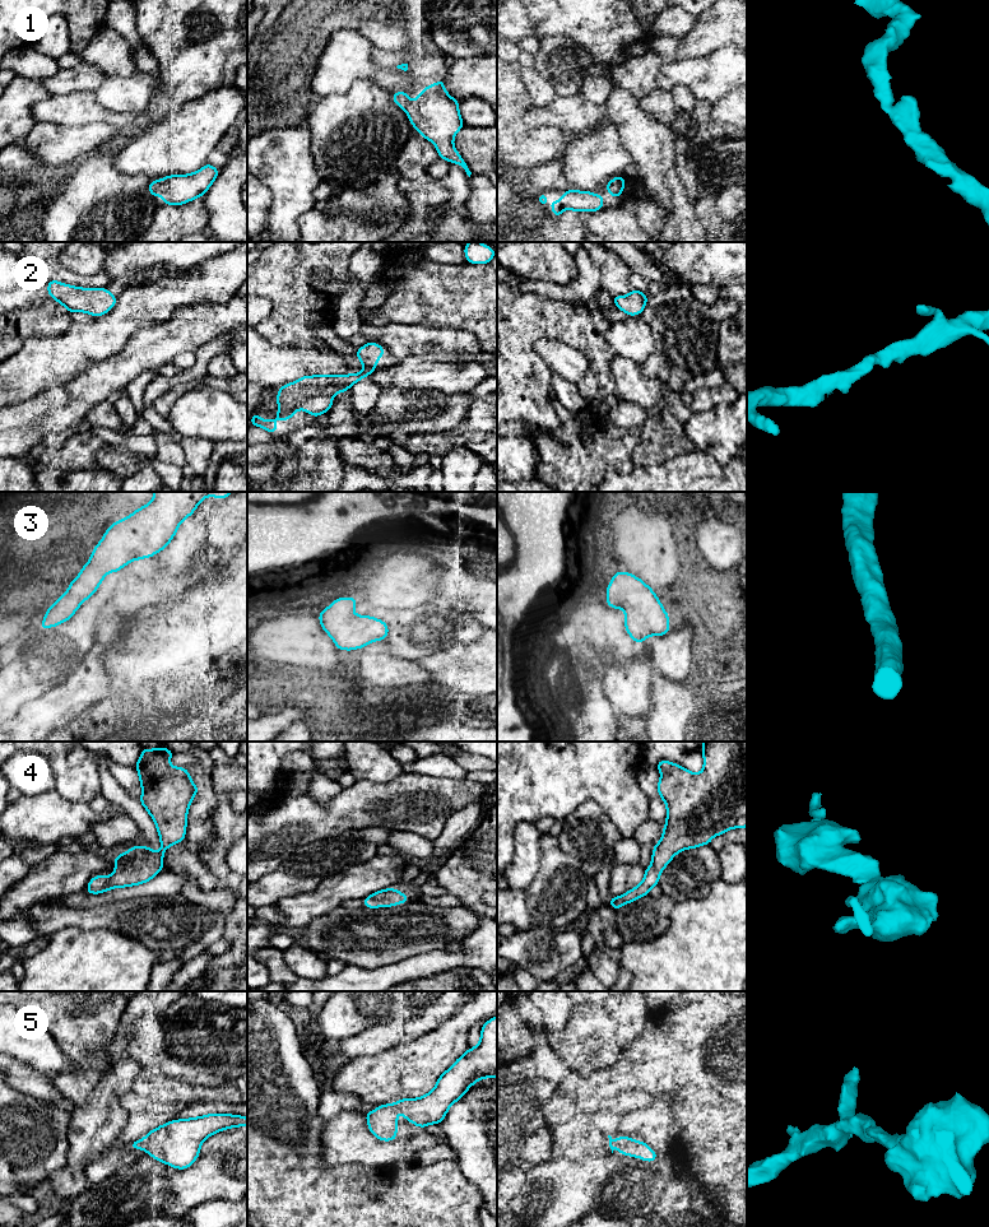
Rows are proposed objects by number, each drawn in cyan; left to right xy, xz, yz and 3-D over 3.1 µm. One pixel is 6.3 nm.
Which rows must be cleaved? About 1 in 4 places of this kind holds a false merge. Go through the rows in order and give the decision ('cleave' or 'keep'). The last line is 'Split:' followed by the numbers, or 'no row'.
1: keep
2: keep
3: keep
4: keep
5: keep
Split: no row

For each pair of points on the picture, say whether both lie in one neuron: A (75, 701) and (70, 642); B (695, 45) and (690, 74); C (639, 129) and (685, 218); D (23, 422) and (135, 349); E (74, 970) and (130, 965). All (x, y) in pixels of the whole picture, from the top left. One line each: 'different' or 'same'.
A: different
B: different
C: same
D: same
E: same

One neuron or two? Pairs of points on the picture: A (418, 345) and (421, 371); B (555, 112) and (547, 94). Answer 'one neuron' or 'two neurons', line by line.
A: two neurons
B: two neurons

